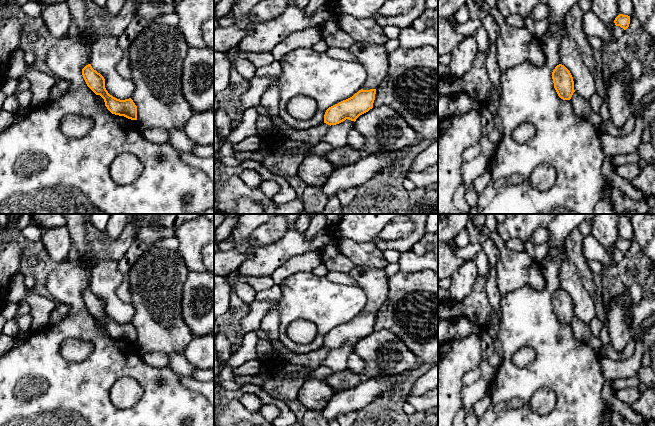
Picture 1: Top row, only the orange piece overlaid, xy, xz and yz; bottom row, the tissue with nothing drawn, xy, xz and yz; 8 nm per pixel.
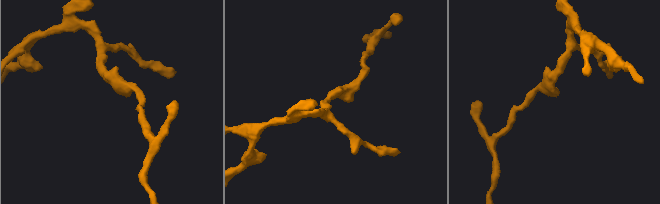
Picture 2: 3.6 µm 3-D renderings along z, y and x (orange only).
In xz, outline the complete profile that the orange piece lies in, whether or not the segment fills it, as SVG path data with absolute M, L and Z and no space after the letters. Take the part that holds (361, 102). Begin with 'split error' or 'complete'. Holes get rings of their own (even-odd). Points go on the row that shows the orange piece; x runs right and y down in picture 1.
complete; M376 89L359 90L352 97L329 107L324 115L324 123L328 125L339 124L346 119L356 119L373 108Z

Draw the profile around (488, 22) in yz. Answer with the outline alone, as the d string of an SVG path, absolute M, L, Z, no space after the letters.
M485 13L484 15L481 16L481 21L482 21L482 26L487 31L489 37L489 43L491 45L493 42L496 42L499 36L500 33L499 26L494 20L494 18L488 13Z

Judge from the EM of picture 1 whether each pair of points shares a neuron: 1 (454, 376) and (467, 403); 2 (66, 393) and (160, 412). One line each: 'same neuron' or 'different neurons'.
1: different neurons
2: same neuron

